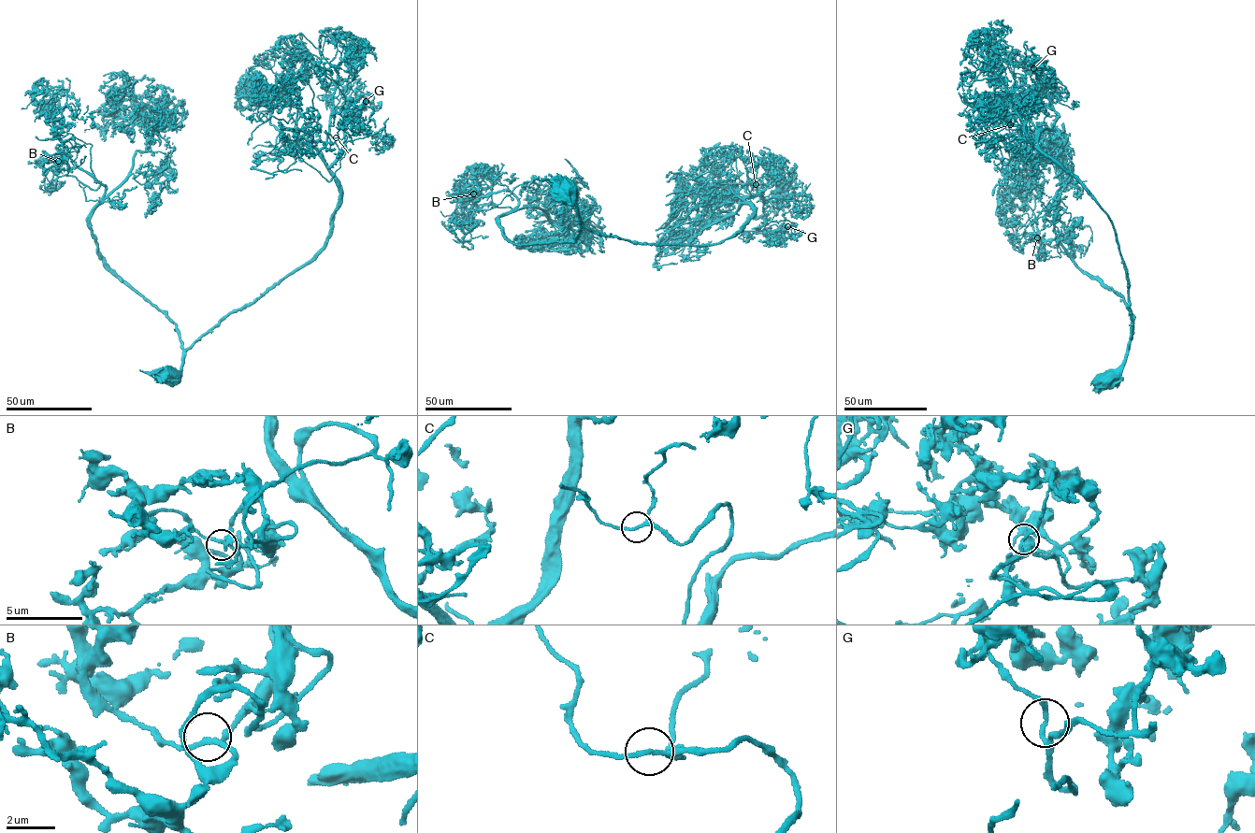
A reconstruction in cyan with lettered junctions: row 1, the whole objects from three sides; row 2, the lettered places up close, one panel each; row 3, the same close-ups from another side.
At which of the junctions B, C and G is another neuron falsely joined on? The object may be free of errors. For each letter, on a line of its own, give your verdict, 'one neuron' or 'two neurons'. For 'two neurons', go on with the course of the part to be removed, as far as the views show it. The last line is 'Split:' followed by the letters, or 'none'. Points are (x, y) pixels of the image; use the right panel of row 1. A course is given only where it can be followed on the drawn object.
B: one neuron
C: one neuron
G: one neuron
Split: none

